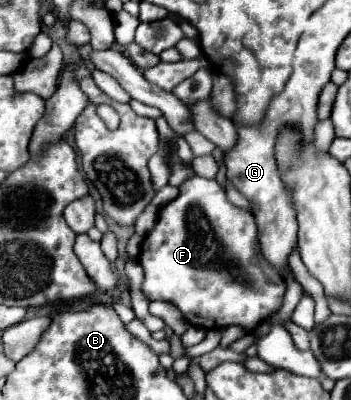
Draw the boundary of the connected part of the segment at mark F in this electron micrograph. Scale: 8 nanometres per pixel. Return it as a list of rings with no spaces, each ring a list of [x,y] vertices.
[[[192,176],[182,182],[180,194],[160,210],[160,220],[156,222],[154,230],[144,236],[138,260],[146,274],[142,286],[144,294],[150,300],[172,302],[192,326],[206,330],[240,326],[246,332],[252,332],[260,322],[268,320],[280,310],[286,292],[286,282],[260,252],[252,212],[230,204],[224,188],[216,180],[202,176]]]

